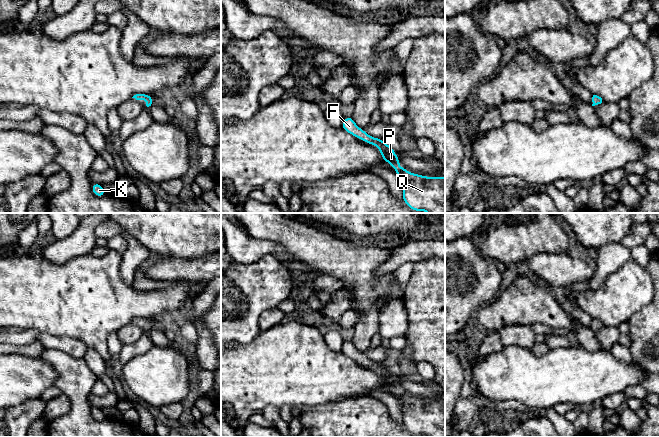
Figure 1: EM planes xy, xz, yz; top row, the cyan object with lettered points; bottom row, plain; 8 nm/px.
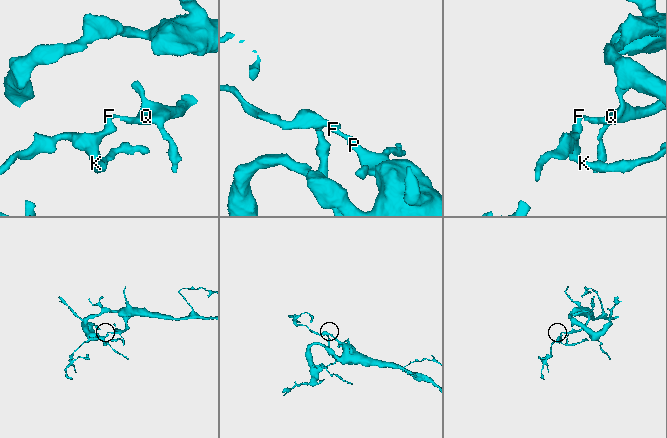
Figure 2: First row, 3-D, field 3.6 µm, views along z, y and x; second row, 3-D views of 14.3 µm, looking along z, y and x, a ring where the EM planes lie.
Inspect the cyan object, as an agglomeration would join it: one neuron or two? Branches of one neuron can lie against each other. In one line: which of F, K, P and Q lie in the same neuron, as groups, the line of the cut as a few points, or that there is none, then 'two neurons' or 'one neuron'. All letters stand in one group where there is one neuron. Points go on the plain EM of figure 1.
F K P Q | no cut | one neuron

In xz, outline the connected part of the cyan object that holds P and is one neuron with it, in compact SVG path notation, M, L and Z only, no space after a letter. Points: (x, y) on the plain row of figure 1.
M345 341L342 353L361 365L377 370L381 381L388 386L399 400L406 429L413 435L445 437L445 401L428 401L408 396L399 385L393 372L383 363L369 360L359 352L352 341Z

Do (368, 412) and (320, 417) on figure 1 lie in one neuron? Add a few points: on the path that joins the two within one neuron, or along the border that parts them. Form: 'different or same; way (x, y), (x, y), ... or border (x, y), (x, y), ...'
same; way (356, 413), (352, 417), (332, 417)

